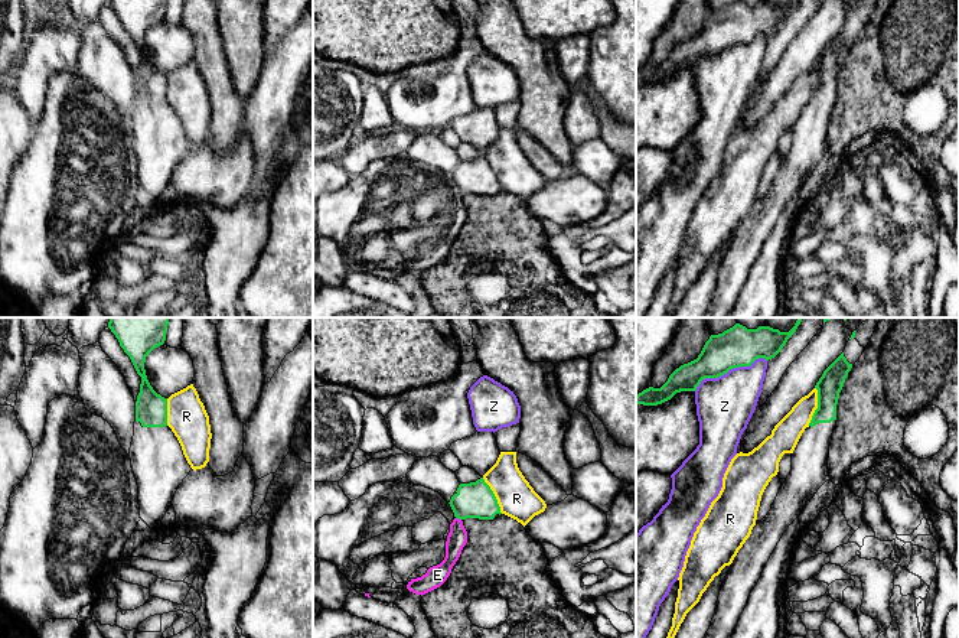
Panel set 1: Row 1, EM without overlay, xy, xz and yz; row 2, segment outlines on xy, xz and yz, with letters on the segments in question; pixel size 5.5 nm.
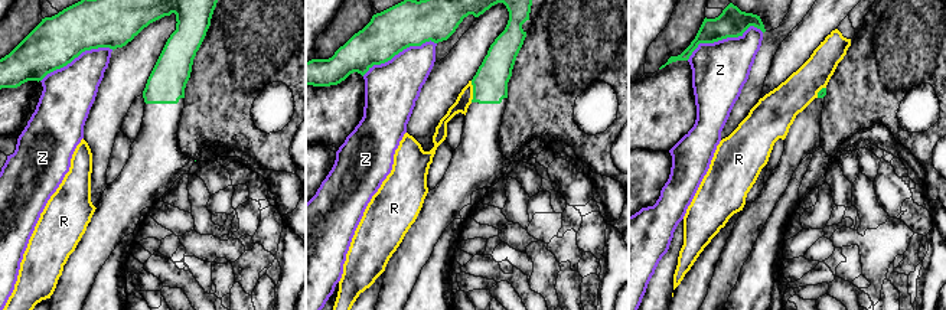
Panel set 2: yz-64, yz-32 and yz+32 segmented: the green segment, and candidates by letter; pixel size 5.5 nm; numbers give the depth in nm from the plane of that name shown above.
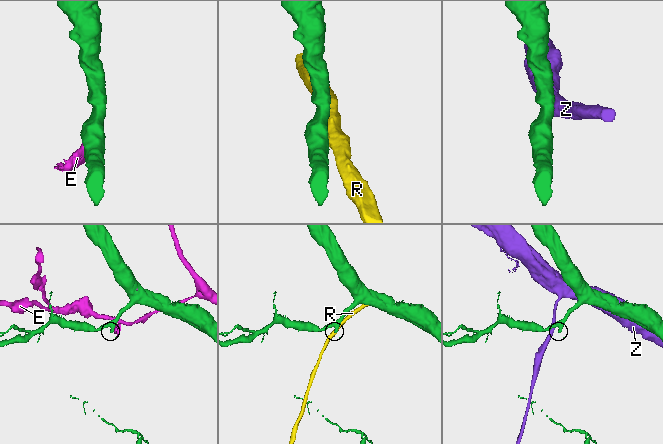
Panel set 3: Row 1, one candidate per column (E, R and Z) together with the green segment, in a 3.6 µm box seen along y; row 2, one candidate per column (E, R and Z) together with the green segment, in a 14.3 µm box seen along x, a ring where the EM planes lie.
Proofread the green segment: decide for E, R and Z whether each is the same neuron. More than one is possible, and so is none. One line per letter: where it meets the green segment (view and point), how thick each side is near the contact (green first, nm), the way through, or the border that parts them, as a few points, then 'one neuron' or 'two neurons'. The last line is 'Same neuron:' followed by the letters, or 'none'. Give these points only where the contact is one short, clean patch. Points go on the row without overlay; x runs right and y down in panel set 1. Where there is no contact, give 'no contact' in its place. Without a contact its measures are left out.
E: contact xz (459, 195); calibres 200 and 110 nm; two neurons
R: contact yz (818, 82); calibres 140 and 160 nm; border yz (815, 64), (816, 85), (808, 101); two neurons
Z: contact yz (728, 46); calibres 220 and 320 nm; two neurons
Same neuron: none

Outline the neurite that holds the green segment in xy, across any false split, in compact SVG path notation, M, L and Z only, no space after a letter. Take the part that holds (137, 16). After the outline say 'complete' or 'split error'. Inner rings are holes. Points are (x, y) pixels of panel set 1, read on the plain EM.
M108 0L141 53L130 136L138 162L140 195L156 208L160 206L177 163L192 147L177 114L167 102L167 75L153 66L144 46L146 33L164 20L167 1Z; split error

